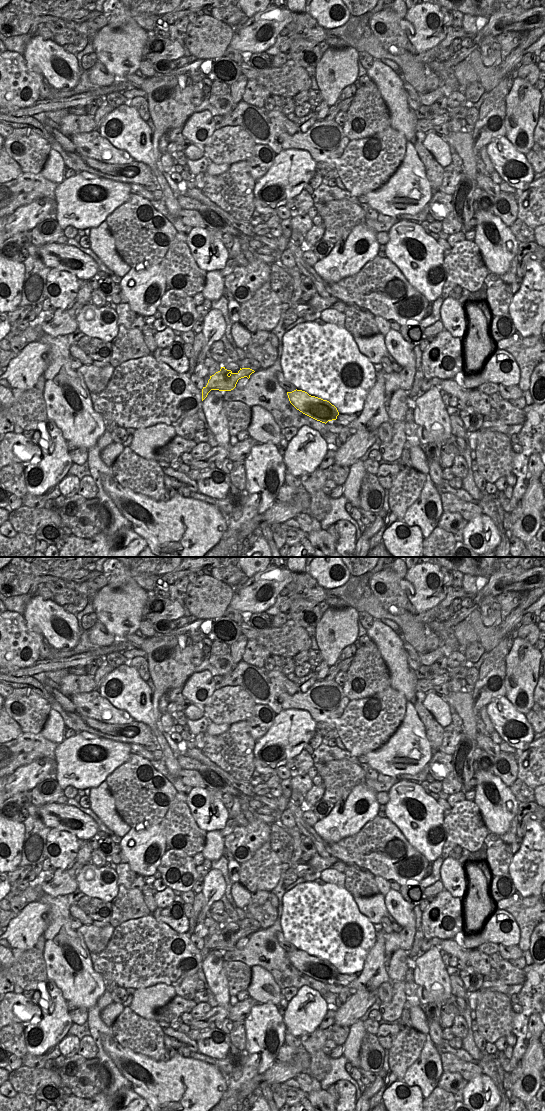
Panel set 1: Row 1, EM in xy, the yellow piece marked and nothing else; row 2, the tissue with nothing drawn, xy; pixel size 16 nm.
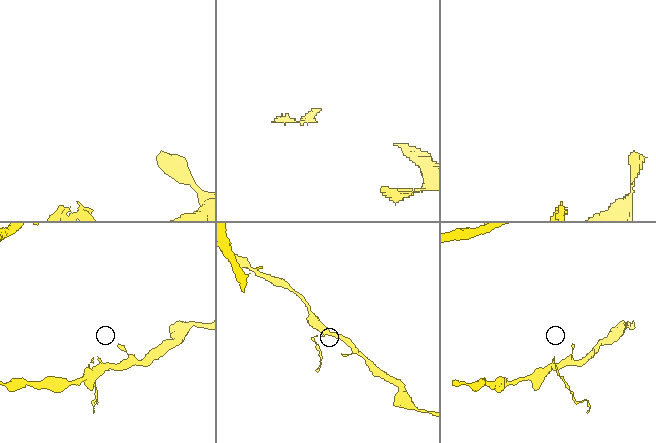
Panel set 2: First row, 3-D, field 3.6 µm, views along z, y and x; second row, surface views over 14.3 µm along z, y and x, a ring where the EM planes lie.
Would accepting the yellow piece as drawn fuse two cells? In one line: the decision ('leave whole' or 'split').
split

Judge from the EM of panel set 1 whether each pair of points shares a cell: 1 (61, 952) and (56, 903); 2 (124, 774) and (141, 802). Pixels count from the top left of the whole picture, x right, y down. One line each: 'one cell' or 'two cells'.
1: one cell
2: one cell

